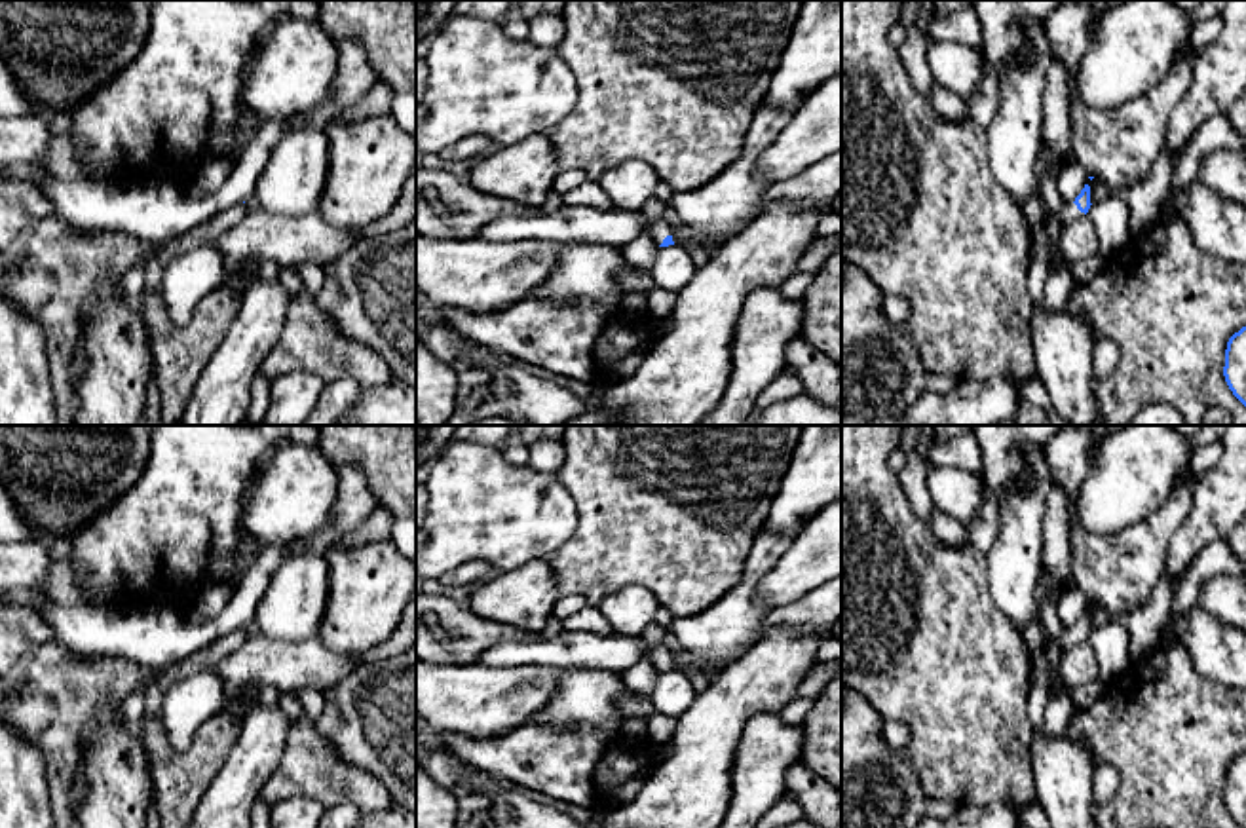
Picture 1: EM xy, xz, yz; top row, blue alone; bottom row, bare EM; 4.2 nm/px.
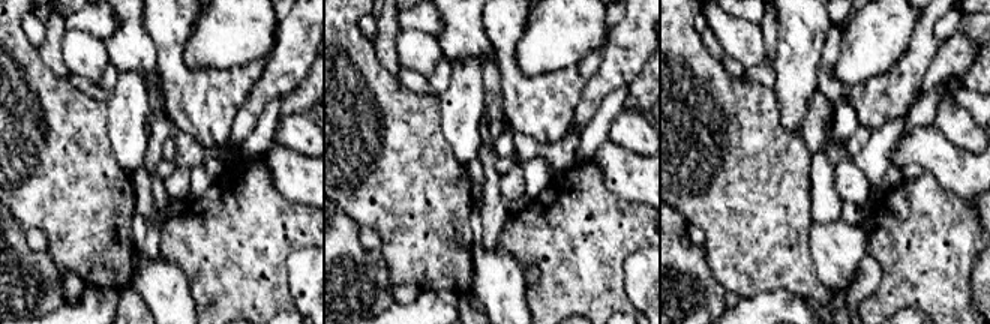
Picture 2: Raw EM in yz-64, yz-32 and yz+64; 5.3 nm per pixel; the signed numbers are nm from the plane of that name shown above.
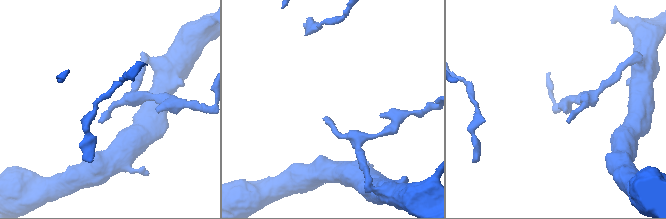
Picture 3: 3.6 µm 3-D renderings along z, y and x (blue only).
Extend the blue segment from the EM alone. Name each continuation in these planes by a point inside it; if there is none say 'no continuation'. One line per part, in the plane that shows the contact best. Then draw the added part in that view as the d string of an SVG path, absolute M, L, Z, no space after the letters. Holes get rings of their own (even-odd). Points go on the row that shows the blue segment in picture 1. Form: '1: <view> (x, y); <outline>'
1: yz (1070, 213); M1066 203L1066 207L1062 209L1062 215L1060 215L1060 222L1062 224L1073 222L1073 220L1077 220L1081 216L1086 216L1086 215L1081 213L1075 203Z

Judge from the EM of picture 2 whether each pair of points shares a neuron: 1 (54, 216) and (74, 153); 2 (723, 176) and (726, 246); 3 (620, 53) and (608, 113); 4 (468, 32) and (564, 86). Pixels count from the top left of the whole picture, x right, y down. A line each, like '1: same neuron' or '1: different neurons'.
1: same neuron
2: same neuron
3: different neurons
4: different neurons

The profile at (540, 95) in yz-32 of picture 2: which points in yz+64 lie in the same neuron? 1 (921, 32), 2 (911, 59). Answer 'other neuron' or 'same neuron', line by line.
1: same neuron
2: same neuron

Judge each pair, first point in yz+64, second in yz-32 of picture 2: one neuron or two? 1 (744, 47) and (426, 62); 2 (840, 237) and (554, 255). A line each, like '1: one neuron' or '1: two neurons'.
1: one neuron
2: two neurons

